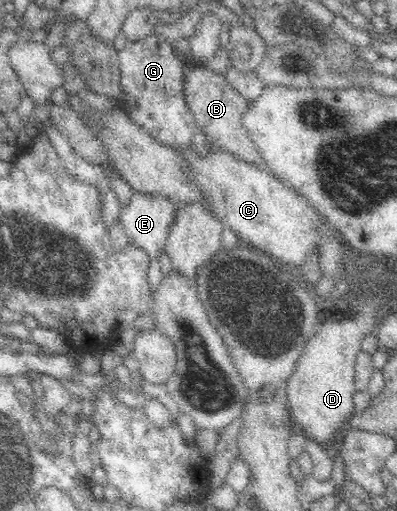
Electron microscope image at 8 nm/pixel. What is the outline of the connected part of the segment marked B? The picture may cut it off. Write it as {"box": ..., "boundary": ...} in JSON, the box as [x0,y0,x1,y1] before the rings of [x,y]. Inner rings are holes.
{"box":[184,66,268,169],"boundary":[[[191,66],[190,72],[186,72],[184,99],[186,99],[186,104],[192,111],[195,124],[207,135],[208,149],[222,148],[252,165],[256,165],[261,169],[268,169],[260,154],[256,152],[250,137],[242,129],[240,116],[244,114],[248,102],[242,96],[238,96],[238,93],[226,80],[226,76],[222,72],[211,71],[210,68]]]}

